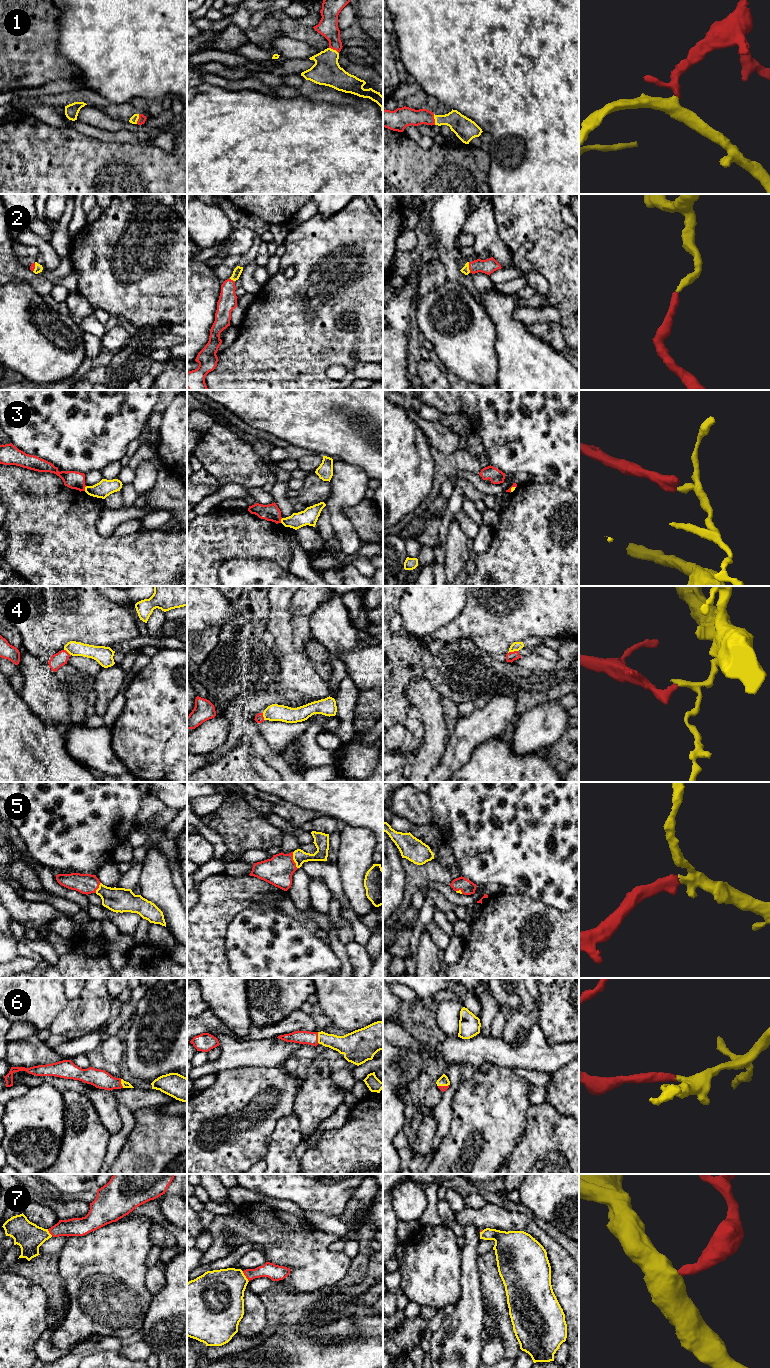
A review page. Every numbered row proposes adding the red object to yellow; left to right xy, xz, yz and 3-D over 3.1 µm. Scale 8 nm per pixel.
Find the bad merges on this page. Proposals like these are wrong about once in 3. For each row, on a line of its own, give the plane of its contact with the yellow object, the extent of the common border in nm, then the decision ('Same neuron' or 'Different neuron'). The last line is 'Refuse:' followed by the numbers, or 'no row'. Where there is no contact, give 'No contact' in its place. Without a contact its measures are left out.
1: Touches yellow in yz. Shared border 90 nm. Same neuron
2: Touches yellow in yz. Shared border 90 nm. Same neuron
3: Touches yellow in xy. Shared border 40 nm. Different neuron
4: Touches yellow in yz. Shared border 80 nm. Different neuron
5: Touches yellow in xz. Shared border 140 nm. Same neuron
6: Touches yellow in xz. Shared border 100 nm. Same neuron
7: Touches yellow in xz. Shared border 100 nm. Same neuron
Refuse: 3, 4

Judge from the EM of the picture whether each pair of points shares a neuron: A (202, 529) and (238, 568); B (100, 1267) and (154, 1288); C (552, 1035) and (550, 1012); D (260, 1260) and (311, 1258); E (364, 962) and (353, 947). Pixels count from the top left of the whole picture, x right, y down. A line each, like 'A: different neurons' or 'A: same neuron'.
A: different neurons
B: different neurons
C: same neuron
D: different neurons
E: same neuron

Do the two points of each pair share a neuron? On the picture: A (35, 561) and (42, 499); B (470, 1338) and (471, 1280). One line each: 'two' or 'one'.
A: one
B: one

